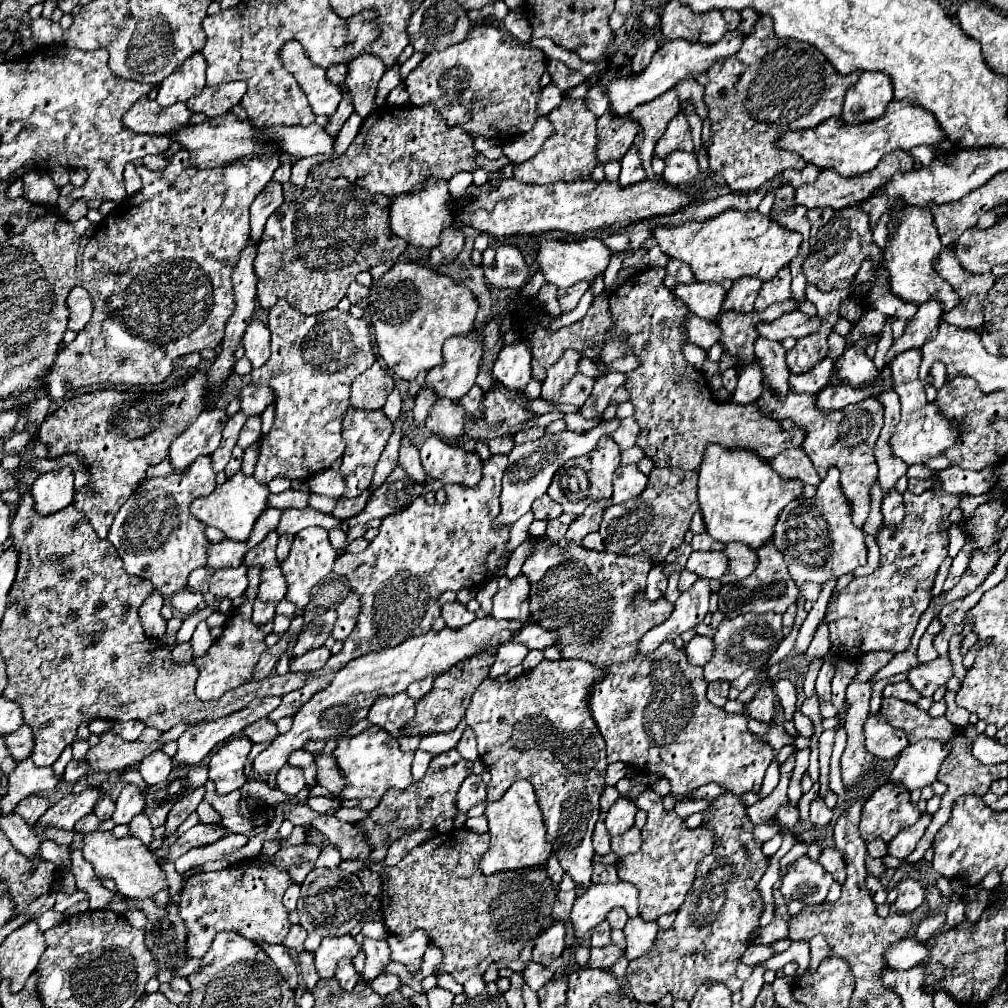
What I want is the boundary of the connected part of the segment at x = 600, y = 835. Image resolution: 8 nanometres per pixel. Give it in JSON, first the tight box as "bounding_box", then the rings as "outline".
{"bounding_box":[593,821,611,855],"outline":[[[597,821],[595,825],[595,833],[593,833],[593,849],[597,855],[607,855],[611,851],[611,843],[609,843],[609,833],[605,829],[605,825],[601,825],[601,821]]]}

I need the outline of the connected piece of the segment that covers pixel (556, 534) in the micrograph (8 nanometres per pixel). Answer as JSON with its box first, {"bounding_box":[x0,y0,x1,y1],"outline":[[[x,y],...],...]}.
{"bounding_box":[546,519,568,541],"outline":[[[553,519],[548,522],[546,535],[549,535],[553,541],[559,541],[563,535],[565,535],[565,531],[567,531],[568,526],[560,523],[558,519]]]}

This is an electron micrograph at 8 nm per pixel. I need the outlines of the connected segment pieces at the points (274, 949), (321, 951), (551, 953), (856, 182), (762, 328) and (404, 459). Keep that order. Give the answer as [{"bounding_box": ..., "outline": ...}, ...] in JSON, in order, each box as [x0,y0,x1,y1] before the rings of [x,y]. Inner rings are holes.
[{"bounding_box":[261,943,297,987],"outline":[[[261,943],[263,951],[275,961],[277,969],[281,971],[281,975],[285,977],[285,981],[289,983],[289,987],[297,987],[297,965],[293,963],[293,959],[289,957],[289,953],[285,951],[283,945],[267,945],[267,943]]]},{"bounding_box":[315,935,359,979],"outline":[[[353,935],[325,939],[319,945],[319,949],[315,951],[315,965],[317,965],[319,977],[321,979],[331,979],[335,975],[337,961],[341,957],[355,957],[357,951],[359,951],[359,945],[353,939]]]},{"bounding_box":[533,921,565,967],"outline":[[[555,921],[535,943],[533,947],[533,961],[549,967],[553,961],[561,957],[561,951],[565,949],[565,927],[561,921]]]},{"bounding_box":[795,151,913,209],"outline":[[[893,151],[889,155],[885,155],[881,159],[881,163],[865,173],[865,175],[853,175],[853,177],[843,177],[843,175],[837,175],[837,171],[823,171],[817,181],[813,185],[801,185],[795,189],[795,201],[807,209],[815,209],[815,207],[831,207],[831,209],[843,209],[843,207],[853,207],[855,203],[861,203],[865,201],[873,191],[877,191],[879,187],[883,187],[897,171],[899,173],[905,173],[905,171],[911,171],[913,169],[913,157],[907,153],[907,151]]]},{"bounding_box":[757,311,823,341],"outline":[[[793,311],[793,313],[781,315],[773,323],[759,323],[757,331],[765,339],[781,341],[785,337],[801,339],[805,335],[813,335],[813,331],[819,331],[821,325],[823,325],[823,319],[819,315],[807,317],[803,311]]]},{"bounding_box":[399,435,429,483],"outline":[[[403,435],[401,439],[401,449],[399,449],[399,467],[415,481],[415,483],[425,483],[429,477],[425,475],[425,469],[421,467],[419,451],[411,445],[411,439]]]}]

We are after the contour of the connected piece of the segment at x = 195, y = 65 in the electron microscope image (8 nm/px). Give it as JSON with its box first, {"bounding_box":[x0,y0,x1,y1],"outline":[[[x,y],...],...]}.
{"bounding_box":[157,51,207,107],"outline":[[[197,51],[177,71],[173,71],[159,83],[157,103],[161,107],[169,107],[177,101],[187,101],[189,97],[195,97],[205,87],[205,69],[207,63],[201,51]]]}

